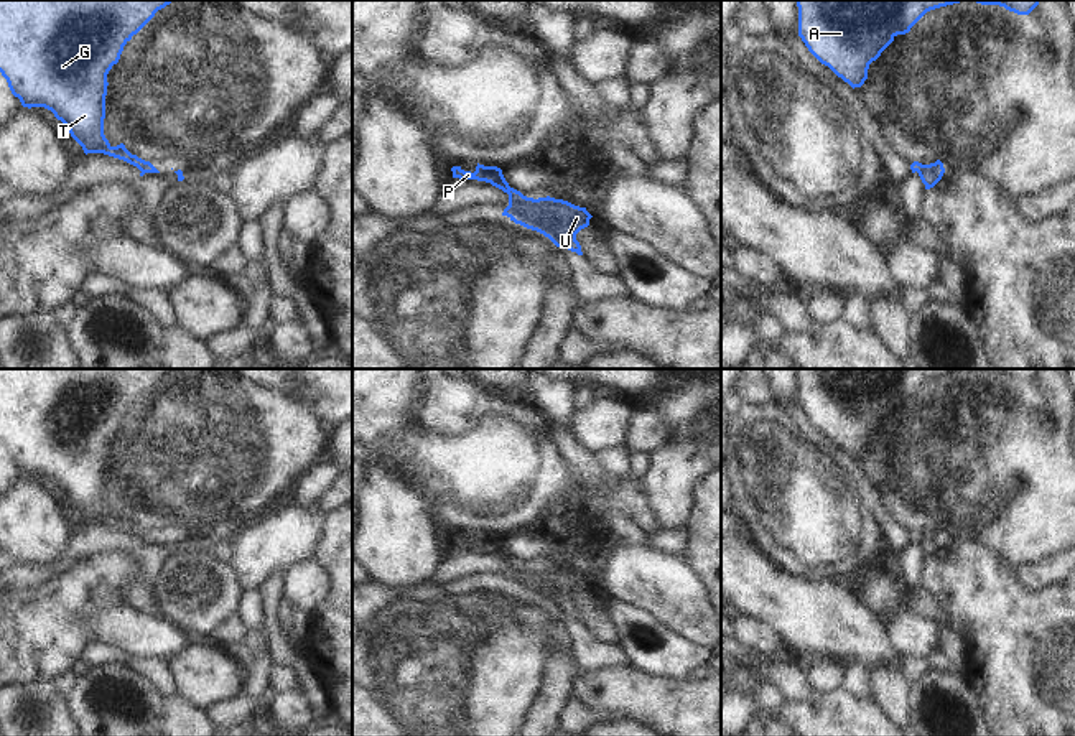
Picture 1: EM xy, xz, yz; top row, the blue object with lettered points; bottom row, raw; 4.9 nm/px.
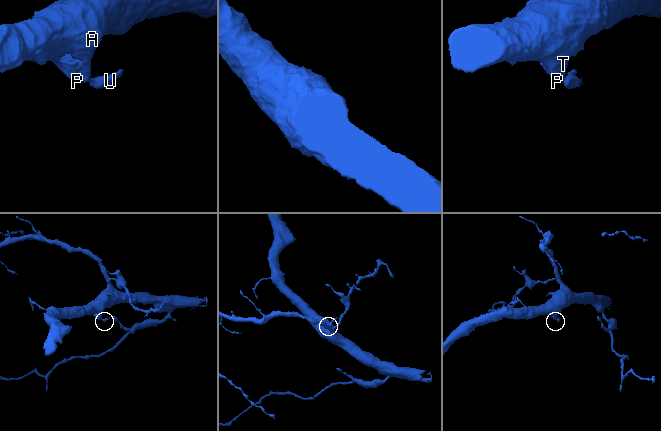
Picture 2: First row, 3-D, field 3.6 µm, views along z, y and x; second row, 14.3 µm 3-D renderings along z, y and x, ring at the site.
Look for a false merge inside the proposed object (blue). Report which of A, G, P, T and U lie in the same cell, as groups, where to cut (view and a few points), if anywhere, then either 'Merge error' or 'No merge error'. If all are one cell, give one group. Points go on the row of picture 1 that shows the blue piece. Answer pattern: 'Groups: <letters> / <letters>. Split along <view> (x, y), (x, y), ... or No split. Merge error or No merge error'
Groups: A G P T / U. Split along xz (522, 195), (509, 198). Merge error

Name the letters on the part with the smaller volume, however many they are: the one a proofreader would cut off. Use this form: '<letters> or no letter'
U

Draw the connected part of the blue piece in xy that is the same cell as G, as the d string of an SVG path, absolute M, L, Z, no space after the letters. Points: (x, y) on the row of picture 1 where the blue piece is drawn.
M0 0L0 72L23 107L44 107L61 120L84 153L104 153L123 160L140 171L151 171L150 161L132 155L123 143L112 147L104 135L107 74L119 63L123 46L158 10L175 0Z

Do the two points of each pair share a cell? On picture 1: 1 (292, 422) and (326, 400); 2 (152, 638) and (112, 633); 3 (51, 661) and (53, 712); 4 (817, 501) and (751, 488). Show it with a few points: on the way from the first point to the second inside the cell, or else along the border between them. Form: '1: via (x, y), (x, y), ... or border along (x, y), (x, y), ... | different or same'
1: border along (308, 409), (328, 427) | different
2: via (142, 636), (122, 633) | same
3: border along (50, 679), (32, 679), (17, 687) | different
4: via (800, 488), (767, 488) | same

